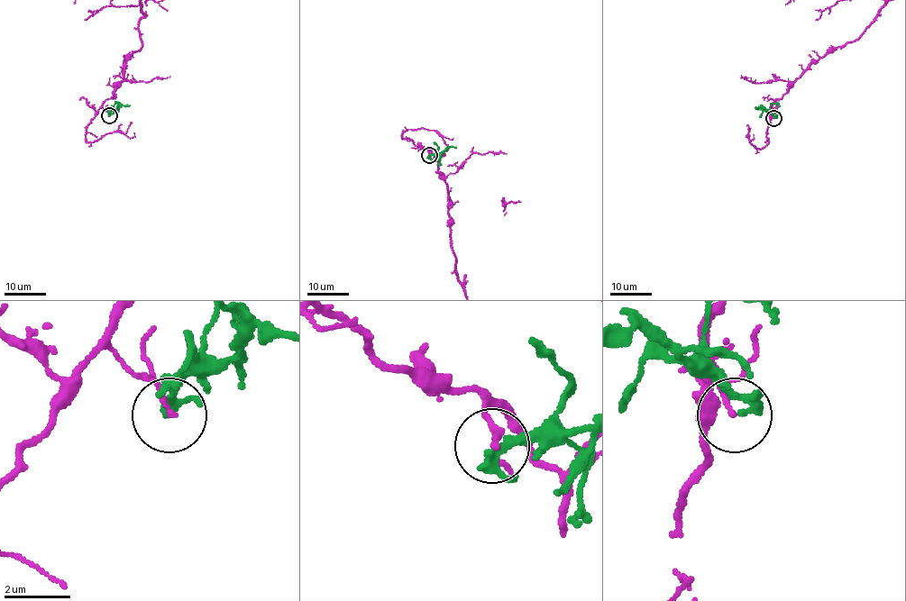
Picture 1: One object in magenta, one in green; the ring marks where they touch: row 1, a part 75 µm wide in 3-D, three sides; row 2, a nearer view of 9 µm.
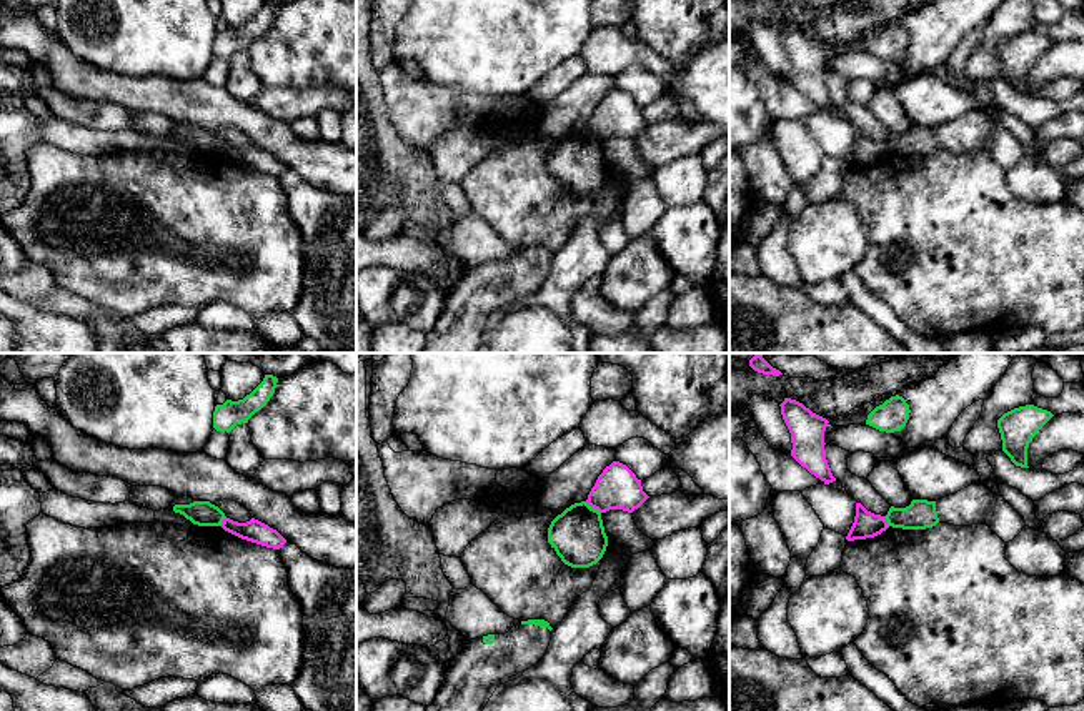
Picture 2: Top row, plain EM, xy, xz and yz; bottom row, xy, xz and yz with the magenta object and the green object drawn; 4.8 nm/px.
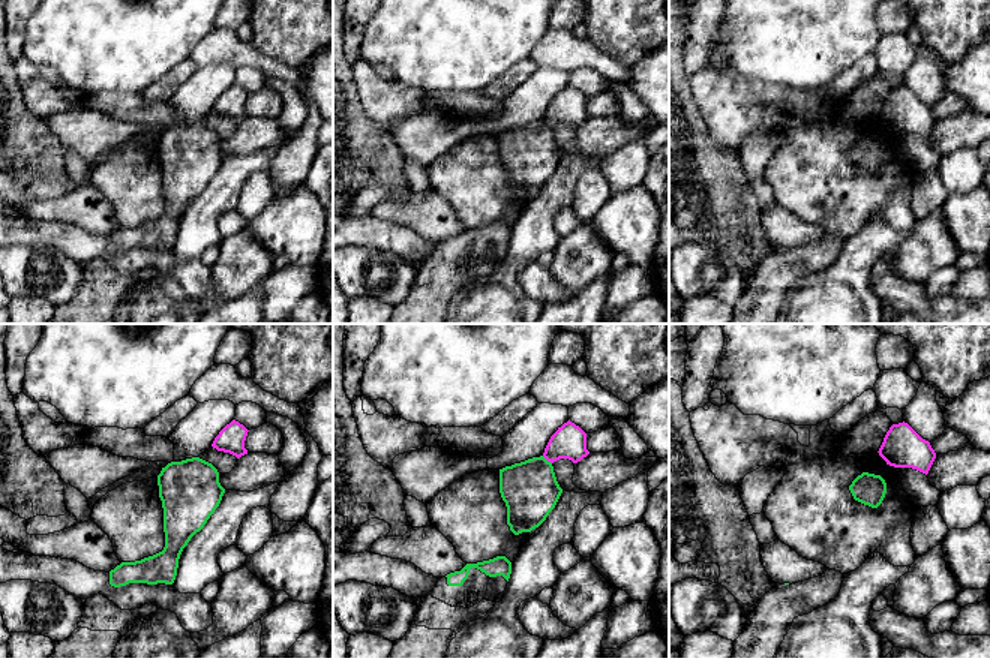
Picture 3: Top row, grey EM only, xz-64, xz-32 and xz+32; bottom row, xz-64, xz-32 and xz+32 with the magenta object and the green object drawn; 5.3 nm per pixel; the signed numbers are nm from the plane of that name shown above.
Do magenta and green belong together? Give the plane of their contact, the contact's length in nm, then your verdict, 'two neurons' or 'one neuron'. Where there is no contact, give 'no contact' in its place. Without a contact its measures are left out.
xz | 100 nm | two neurons

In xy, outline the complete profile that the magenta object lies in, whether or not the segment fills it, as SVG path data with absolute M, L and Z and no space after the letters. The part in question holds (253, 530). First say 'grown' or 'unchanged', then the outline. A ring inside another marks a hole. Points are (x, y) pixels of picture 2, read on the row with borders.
unchanged; M225 518L220 526L225 531L241 539L246 539L246 541L251 541L266 548L280 549L286 543L286 539L276 530L270 528L268 525L255 518L251 518L246 523L238 523L230 518Z

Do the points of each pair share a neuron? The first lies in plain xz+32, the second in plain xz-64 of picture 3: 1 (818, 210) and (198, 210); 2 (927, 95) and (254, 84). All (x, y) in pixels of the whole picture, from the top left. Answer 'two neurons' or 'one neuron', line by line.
1: two neurons
2: one neuron

